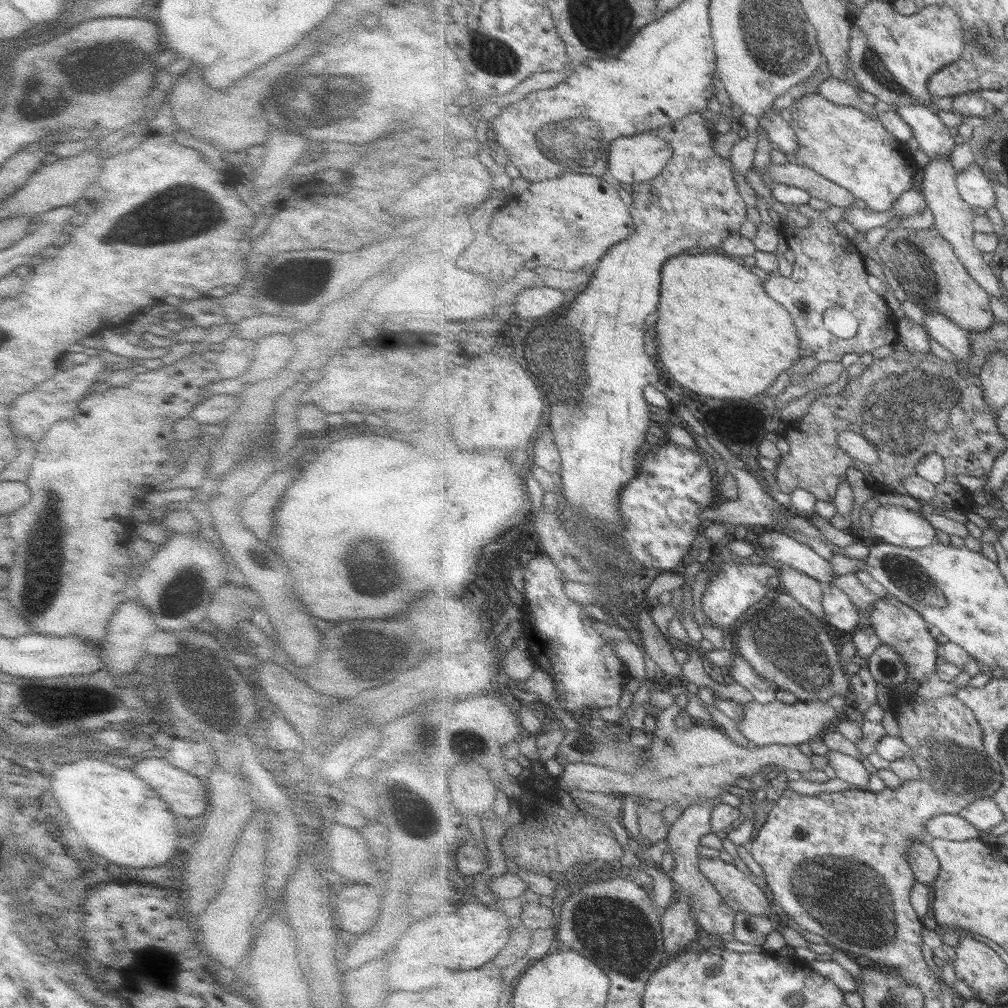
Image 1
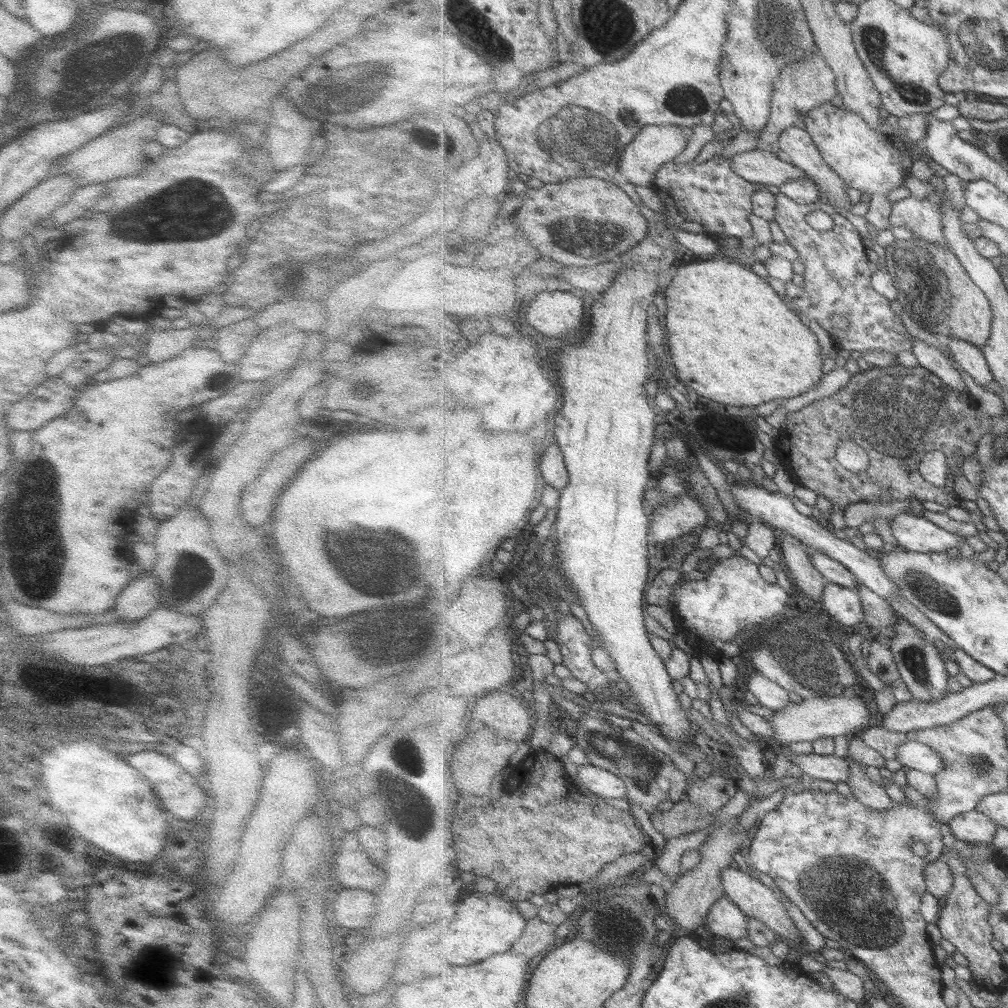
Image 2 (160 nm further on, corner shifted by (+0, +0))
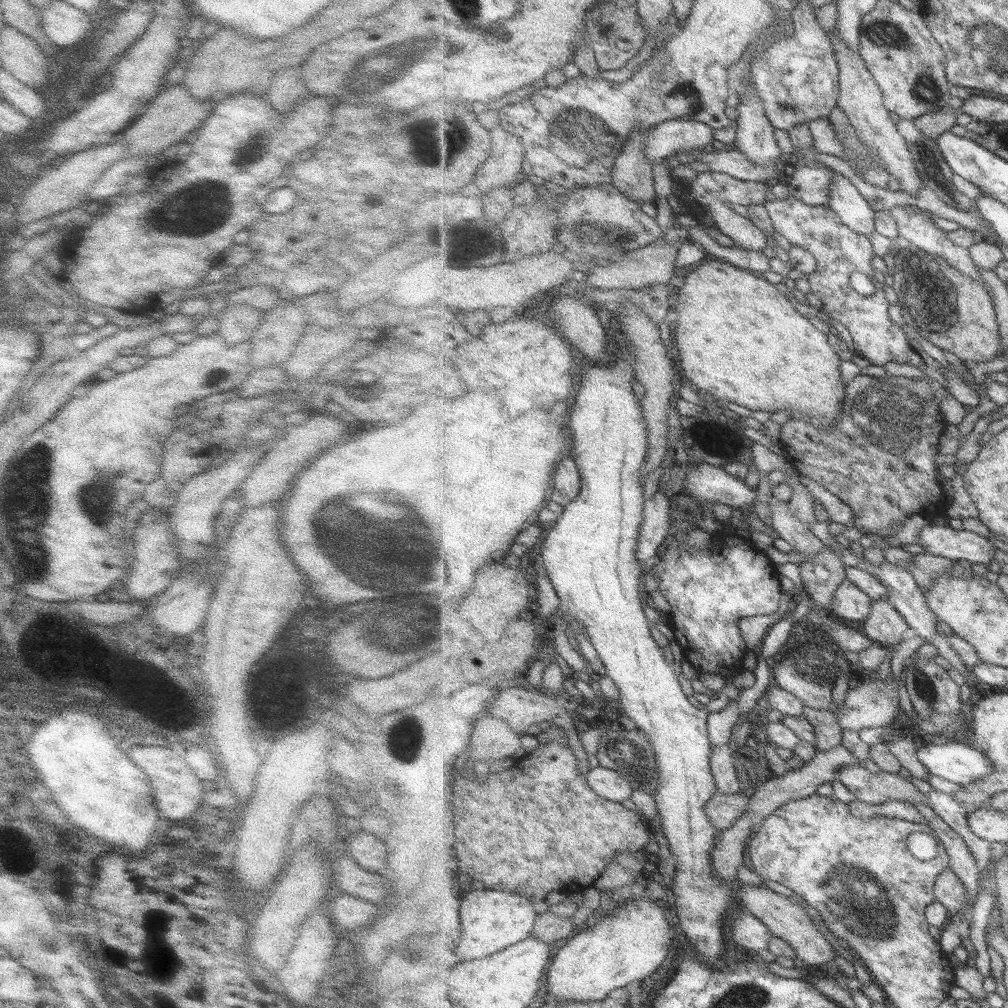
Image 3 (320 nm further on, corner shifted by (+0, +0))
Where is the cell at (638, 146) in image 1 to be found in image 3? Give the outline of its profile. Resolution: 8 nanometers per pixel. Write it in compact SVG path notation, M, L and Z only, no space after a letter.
M671 120L657 124L646 136L645 152L653 162L675 155L683 150L709 149L713 128L697 121Z

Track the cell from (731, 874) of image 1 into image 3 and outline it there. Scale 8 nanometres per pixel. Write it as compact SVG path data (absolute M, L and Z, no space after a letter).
M738 882L735 884L739 884L739 898L741 898L742 904L749 912L759 917L759 920L767 925L774 936L787 942L795 950L797 958L801 959L804 965L827 966L829 962L837 960L838 953L835 952L833 944L821 934L821 930L815 926L815 922L809 918L809 914L791 897L780 895L766 886L751 887Z

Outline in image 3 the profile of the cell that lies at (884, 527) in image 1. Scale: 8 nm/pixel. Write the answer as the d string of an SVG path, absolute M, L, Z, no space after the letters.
M948 525L923 527L917 541L916 550L920 553L944 556L951 561L967 560L973 564L993 564L996 561L993 542L975 532L955 530Z

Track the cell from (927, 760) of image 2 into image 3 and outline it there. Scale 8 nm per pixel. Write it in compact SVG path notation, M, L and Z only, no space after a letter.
M924 738L919 742L919 760L933 775L969 786L994 771L980 750L967 744Z

